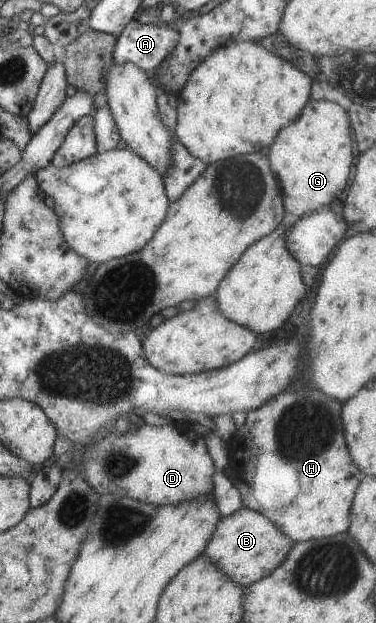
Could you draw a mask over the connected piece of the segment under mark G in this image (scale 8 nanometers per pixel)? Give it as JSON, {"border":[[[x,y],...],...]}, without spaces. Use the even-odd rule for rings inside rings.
{"border":[[[307,100],[301,108],[299,115],[293,122],[285,124],[272,139],[268,146],[268,162],[271,171],[276,177],[282,204],[287,215],[293,218],[301,218],[315,211],[318,207],[329,205],[337,195],[345,190],[345,179],[349,175],[349,167],[353,161],[353,149],[349,136],[350,119],[335,101],[331,100]]]}

